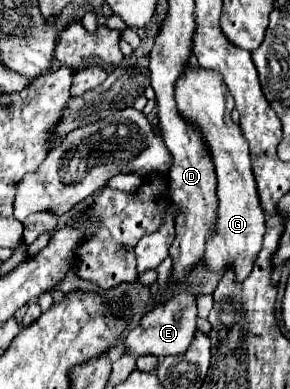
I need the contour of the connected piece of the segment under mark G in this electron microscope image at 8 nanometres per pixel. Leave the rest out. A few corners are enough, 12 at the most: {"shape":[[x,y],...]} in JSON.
{"shape":[[189,65],[177,109],[213,155],[211,271],[247,279],[265,217],[221,75]]}

